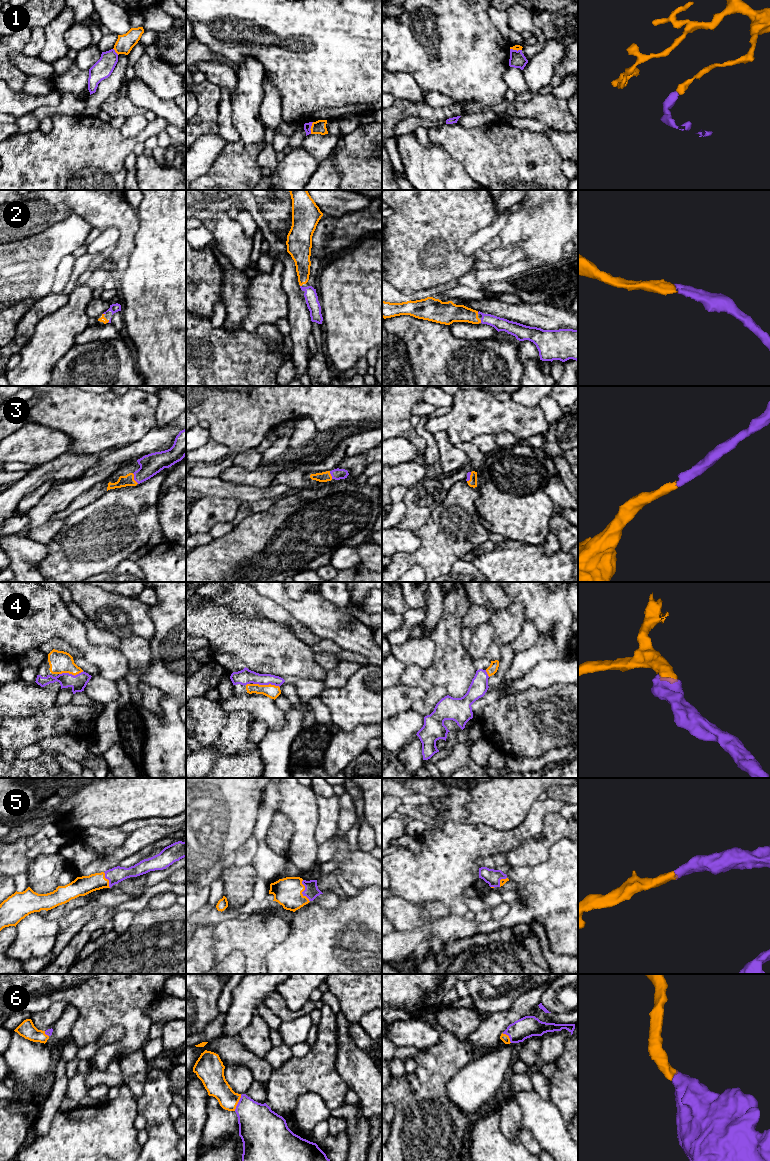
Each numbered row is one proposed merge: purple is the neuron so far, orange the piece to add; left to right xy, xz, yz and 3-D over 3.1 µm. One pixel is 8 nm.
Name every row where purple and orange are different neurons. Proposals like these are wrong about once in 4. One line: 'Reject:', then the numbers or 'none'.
Reject: 1

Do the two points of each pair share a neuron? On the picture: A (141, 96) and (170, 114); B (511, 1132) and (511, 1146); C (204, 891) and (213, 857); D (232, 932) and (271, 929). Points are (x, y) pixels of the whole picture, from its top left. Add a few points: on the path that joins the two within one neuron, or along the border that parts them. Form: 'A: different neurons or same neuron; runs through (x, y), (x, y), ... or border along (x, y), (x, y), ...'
A: same neuron; runs through (148, 100), (163, 109)
B: different neurons; border along (500, 1118), (500, 1129), (508, 1137), (518, 1138)
C: different neurons; border along (196, 883), (209, 887)
D: same neuron; runs through (242, 932), (261, 932)

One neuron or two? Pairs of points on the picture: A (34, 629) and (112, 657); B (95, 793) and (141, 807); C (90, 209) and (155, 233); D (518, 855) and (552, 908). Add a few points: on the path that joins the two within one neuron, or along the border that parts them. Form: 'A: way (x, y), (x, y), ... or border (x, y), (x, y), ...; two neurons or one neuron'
A: way (53, 629), (67, 629), (93, 653); one neuron
B: way (106, 800), (130, 800); one neuron
C: border (137, 212), (138, 229), (135, 234), (133, 249); two neurons
D: border (547, 856), (543, 862), (536, 865), (511, 867); two neurons

